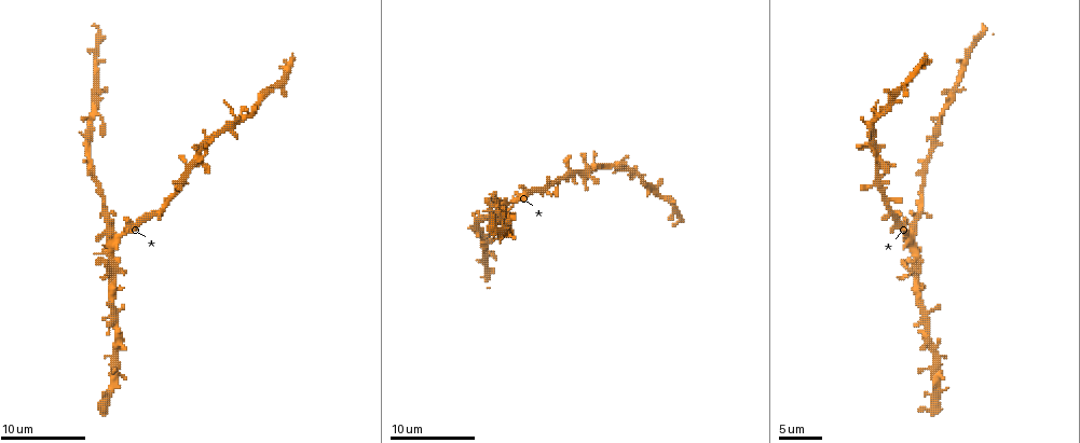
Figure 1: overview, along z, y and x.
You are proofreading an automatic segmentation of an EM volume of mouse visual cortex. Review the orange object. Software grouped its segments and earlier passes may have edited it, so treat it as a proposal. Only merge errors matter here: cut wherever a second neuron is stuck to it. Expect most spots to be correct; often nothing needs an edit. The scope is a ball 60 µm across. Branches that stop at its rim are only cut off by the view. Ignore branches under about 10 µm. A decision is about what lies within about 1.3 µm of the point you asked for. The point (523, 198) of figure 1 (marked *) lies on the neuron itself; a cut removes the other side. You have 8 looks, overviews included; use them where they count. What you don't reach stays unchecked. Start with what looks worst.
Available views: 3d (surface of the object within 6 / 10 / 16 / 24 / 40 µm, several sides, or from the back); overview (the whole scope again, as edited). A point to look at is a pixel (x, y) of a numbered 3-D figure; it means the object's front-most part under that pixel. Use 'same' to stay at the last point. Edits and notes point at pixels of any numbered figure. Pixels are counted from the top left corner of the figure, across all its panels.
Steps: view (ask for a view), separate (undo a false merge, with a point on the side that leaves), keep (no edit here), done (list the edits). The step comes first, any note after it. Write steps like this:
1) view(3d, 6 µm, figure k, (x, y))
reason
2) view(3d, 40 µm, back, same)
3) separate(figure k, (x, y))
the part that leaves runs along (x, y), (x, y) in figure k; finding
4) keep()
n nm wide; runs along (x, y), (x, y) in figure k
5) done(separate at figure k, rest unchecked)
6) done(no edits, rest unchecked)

view(3d, 6 µm, figure 1, (933, 361))
sudden change in width

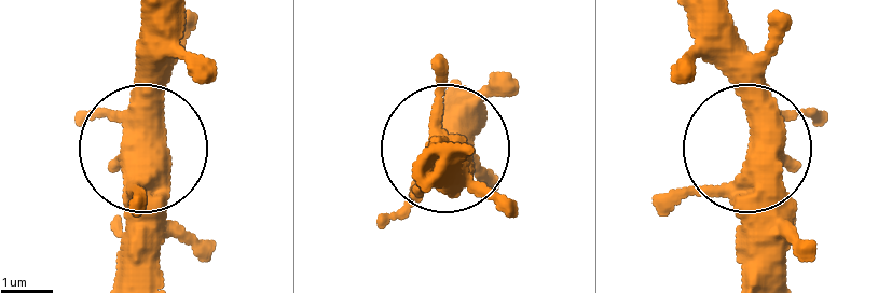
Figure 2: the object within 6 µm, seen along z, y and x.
keep()
runs along (699, 25), (746, 115), (746, 278) in figure 2; continuous, no second neuron

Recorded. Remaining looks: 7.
view(3d, 16 µm, figure 1, (645, 183))
thick turns thin

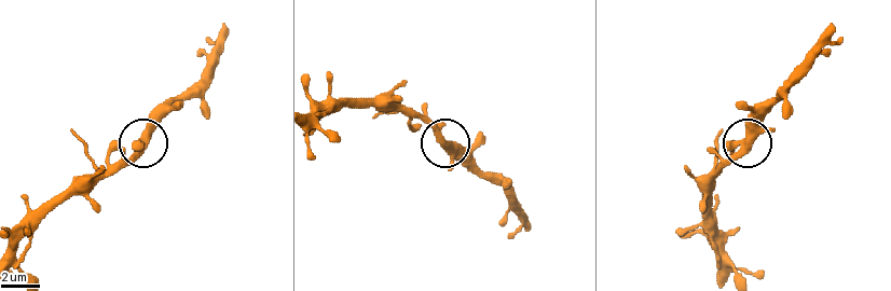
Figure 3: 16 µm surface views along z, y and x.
keep()
one neuron here

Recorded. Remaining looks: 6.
view(3d, 10 µm, figure 1, (175, 193))
thick turns thin

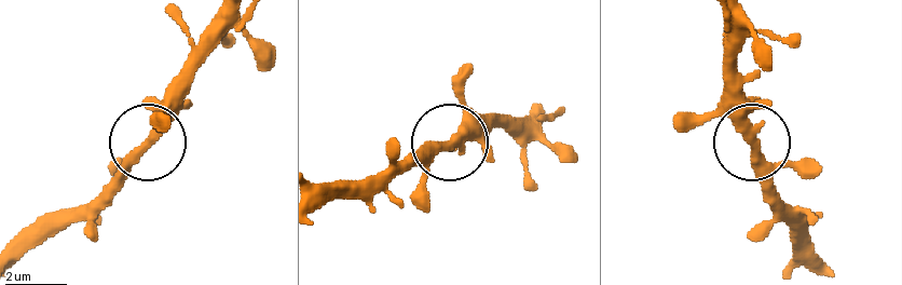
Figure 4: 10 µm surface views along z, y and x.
keep()
all the same neuron

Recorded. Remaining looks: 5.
view(3d, 16 µm, figure 1, (919, 294))
thick turns thin

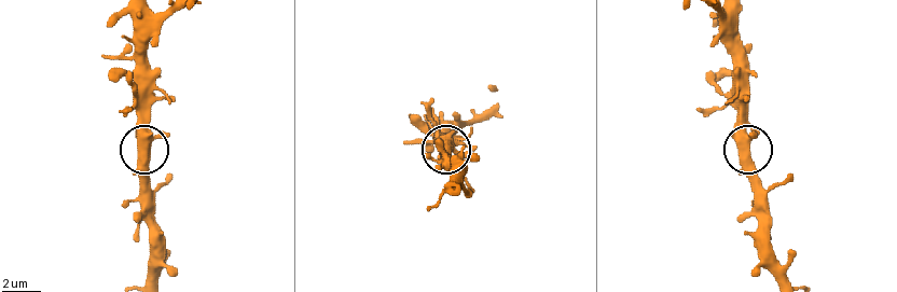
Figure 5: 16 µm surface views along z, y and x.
keep()
runs along (166, 18), (147, 47), (141, 214) in figure 5; all the same neuron

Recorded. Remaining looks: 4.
done(no edits, rest unchecked)

